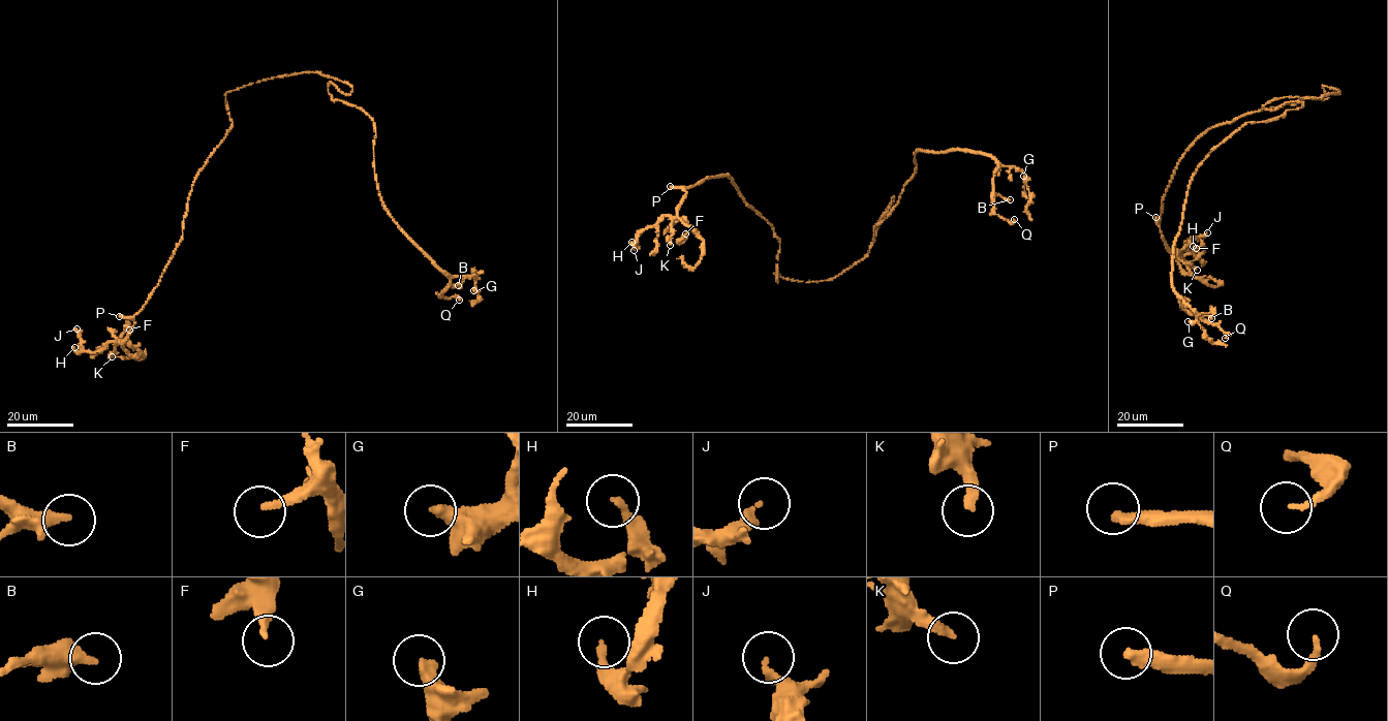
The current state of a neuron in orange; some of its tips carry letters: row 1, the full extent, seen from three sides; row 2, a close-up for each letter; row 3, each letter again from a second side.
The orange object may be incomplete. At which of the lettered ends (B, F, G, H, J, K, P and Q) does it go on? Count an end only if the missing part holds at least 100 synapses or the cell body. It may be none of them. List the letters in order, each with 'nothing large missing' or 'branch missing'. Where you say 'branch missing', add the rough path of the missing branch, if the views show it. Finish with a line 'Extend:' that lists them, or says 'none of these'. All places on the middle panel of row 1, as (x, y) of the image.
B: nothing large missing
F: nothing large missing
G: nothing large missing
H: nothing large missing
J: nothing large missing
K: nothing large missing
P: nothing large missing
Q: nothing large missing
Extend: none of these

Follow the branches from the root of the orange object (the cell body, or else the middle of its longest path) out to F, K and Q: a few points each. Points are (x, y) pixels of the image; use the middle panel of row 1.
F: (829, 281), (777, 282), (779, 240), (729, 175), (684, 188), (678, 217), (697, 233), (680, 243), (685, 233)
K: (829, 281), (777, 282), (779, 240), (728, 175), (684, 188), (678, 217), (697, 233), (673, 219), (670, 245)
Q: (829, 281), (868, 252), (917, 151), (991, 156), (994, 212), (1014, 219)

